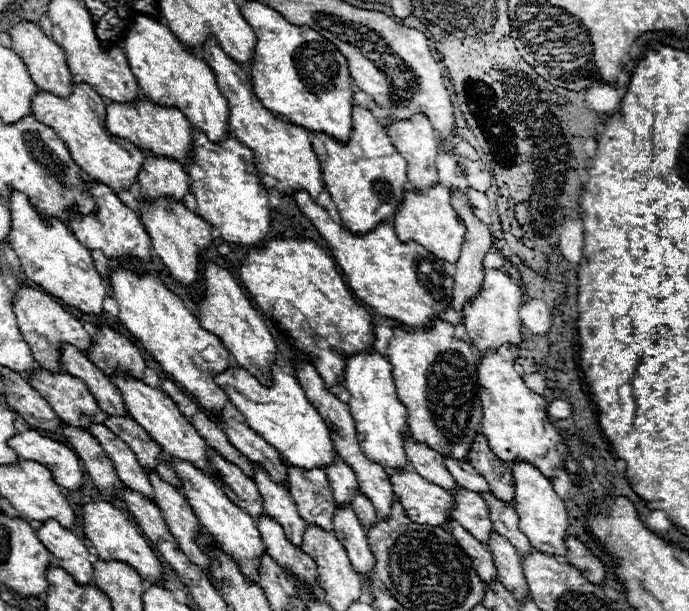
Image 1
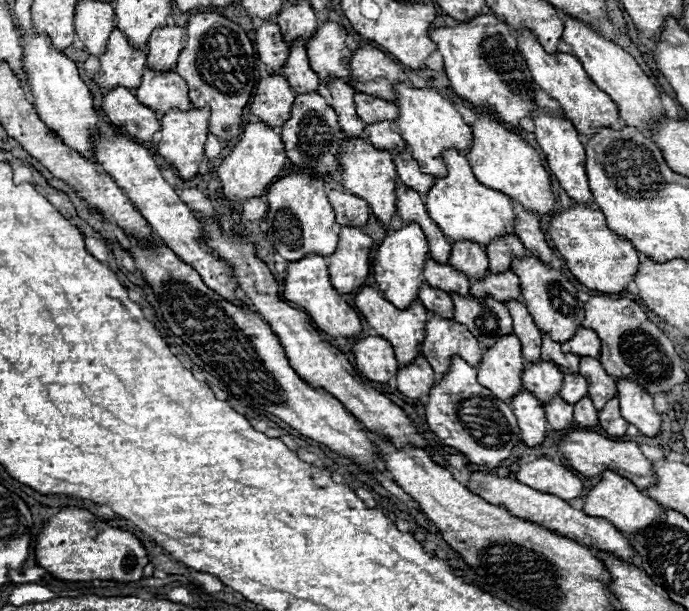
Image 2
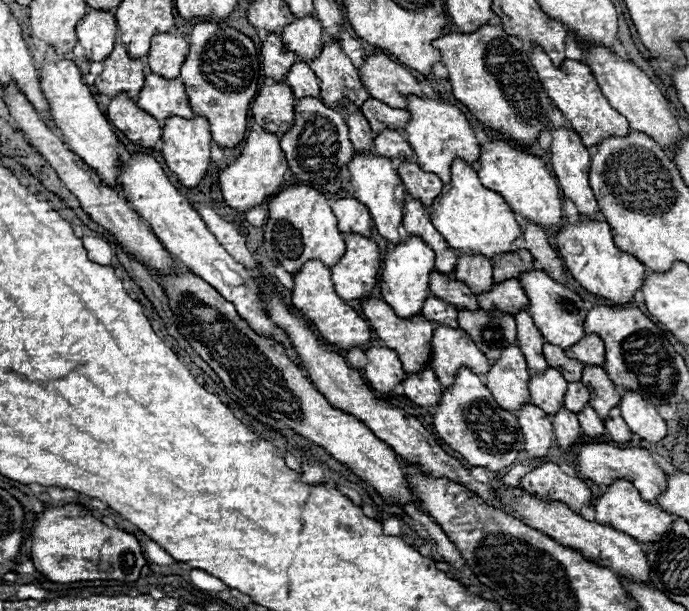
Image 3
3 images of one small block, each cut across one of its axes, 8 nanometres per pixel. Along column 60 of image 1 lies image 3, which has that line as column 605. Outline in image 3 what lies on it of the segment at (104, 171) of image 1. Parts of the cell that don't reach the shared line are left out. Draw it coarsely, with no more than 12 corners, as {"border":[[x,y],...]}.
{"border":[[530,60],[586,148],[626,136],[628,120],[602,96],[586,64]]}

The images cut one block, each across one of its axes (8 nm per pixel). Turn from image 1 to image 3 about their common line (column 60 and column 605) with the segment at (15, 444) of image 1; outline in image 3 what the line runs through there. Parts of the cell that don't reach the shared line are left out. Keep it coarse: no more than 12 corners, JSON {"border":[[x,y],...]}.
{"border":[[580,444],[580,472],[598,486],[630,480],[656,504],[666,474],[646,448]]}

